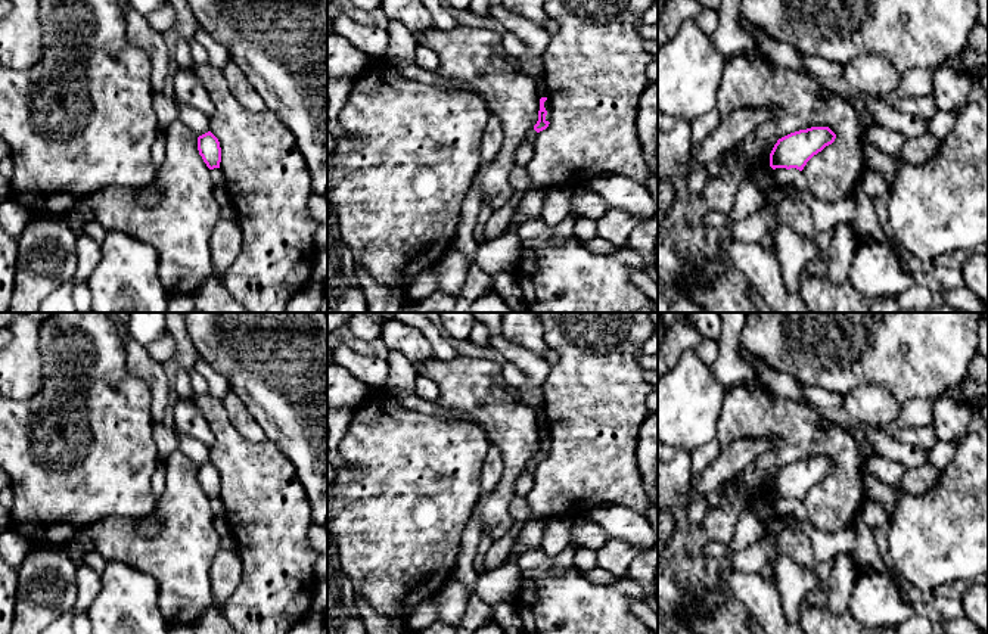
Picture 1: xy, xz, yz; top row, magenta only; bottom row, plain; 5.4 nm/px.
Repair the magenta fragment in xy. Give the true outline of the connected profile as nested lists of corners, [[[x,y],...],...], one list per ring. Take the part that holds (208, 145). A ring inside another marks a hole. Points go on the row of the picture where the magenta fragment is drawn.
[[[211,131],[198,137],[198,150],[209,170],[220,168],[221,147],[218,139]]]

